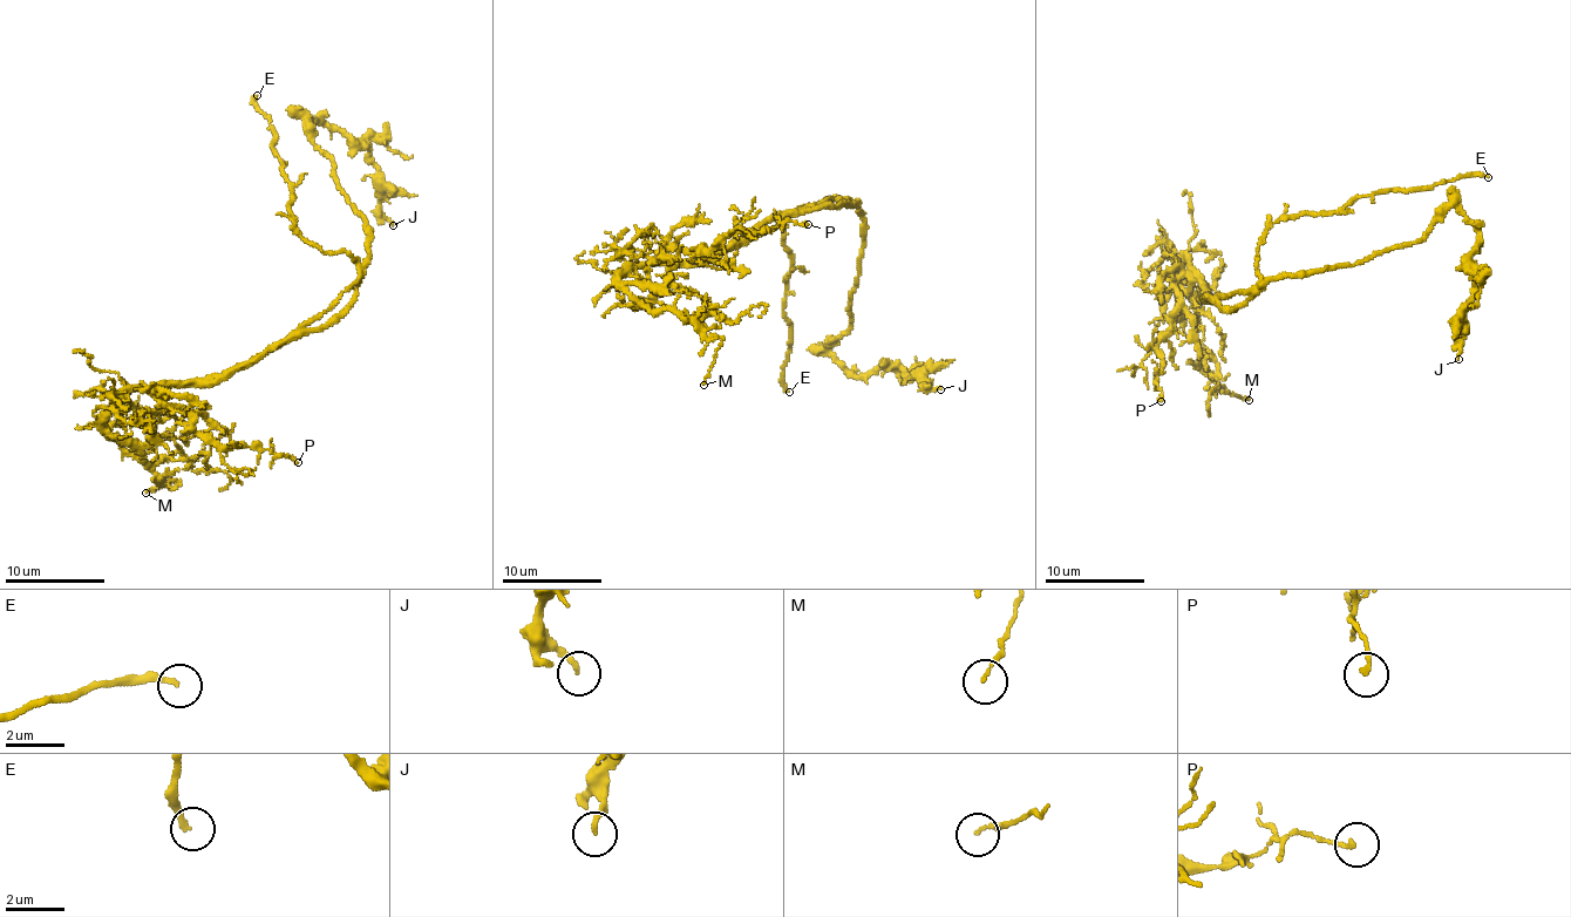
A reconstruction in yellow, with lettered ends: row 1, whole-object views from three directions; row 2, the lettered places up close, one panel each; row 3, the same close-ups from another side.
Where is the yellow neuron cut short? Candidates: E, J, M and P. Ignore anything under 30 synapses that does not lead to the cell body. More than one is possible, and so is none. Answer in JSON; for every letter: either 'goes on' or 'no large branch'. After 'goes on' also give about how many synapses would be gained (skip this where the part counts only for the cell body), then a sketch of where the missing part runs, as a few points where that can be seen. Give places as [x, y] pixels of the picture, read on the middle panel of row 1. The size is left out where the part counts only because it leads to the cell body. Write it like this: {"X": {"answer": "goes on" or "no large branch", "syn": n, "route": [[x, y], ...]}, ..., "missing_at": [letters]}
{"E": {"answer": "goes on", "route": [[789, 392], [793, 425], [779, 439], [775, 470], [766, 481], [686, 507], [658, 538], [671, 565], [668, 556]]}, "J": {"answer": "no large branch"}, "M": {"answer": "no large branch"}, "P": {"answer": "no large branch"}, "missing_at": ["E"]}

